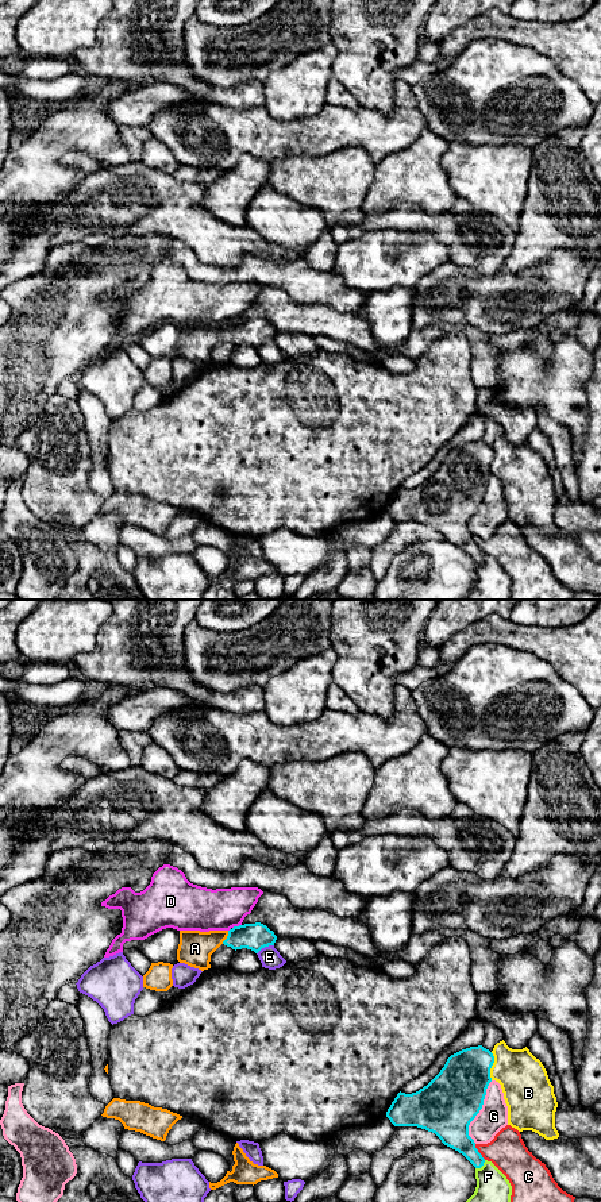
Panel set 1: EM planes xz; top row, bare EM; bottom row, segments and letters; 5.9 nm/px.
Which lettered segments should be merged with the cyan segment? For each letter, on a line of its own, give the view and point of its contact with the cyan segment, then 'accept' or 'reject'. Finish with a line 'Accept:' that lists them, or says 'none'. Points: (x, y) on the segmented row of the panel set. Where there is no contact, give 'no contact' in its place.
A: xz (227, 937) | accept
B: xz (492, 1064) | reject
C: xz (478, 1152) | reject
D: xz (237, 927) | reject
E: xz (265, 946) | reject
F: xz (481, 1166) | reject
G: xz (478, 1112) | reject
Accept: A

